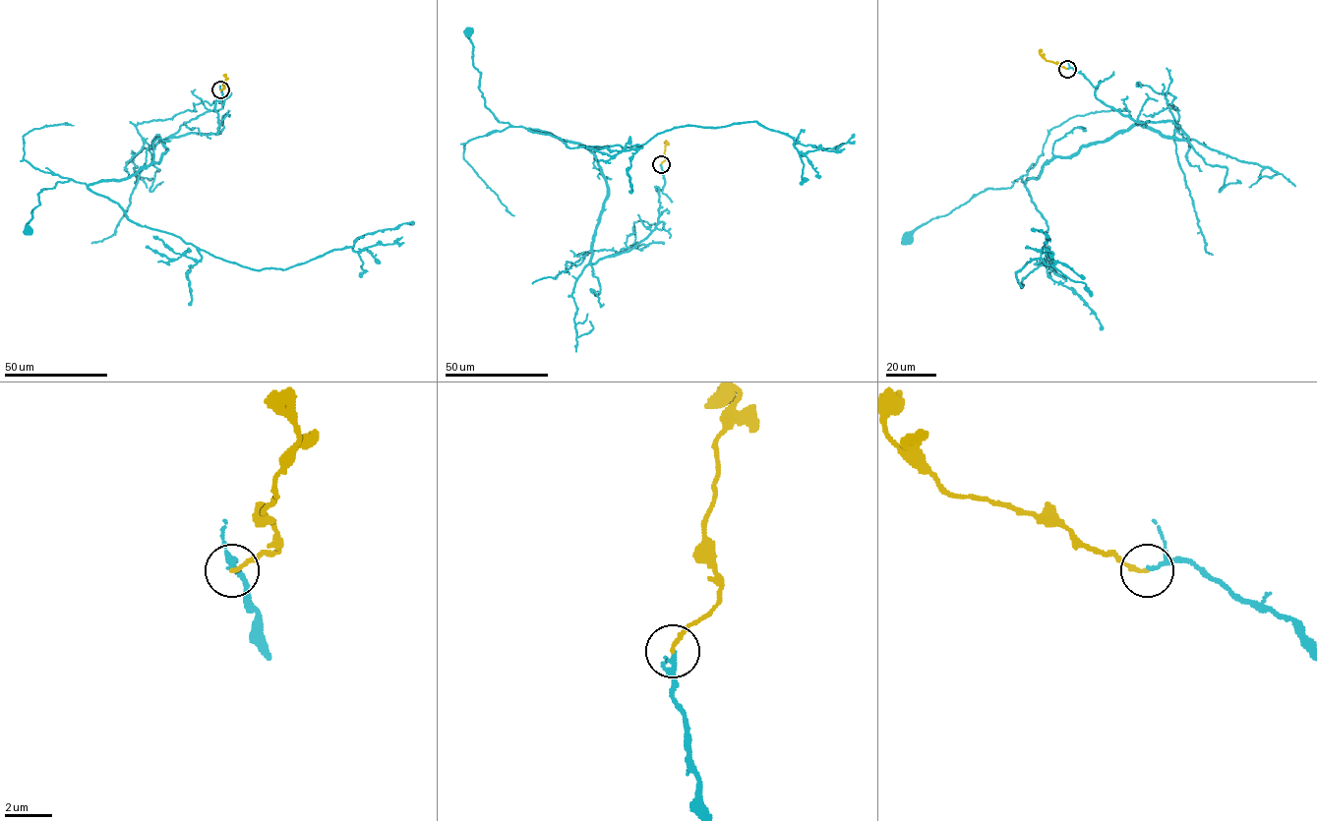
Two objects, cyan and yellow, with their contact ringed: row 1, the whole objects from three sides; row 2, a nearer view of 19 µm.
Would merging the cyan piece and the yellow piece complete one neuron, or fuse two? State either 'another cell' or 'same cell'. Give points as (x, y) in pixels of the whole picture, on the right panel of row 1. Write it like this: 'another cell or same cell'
another cell

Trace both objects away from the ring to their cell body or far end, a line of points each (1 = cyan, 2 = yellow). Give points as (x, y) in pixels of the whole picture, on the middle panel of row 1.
1: (661, 163), (656, 227), (592, 263), (607, 193), (596, 157), (499, 121), (479, 88), (467, 30)
2: (661, 163), (665, 159), (667, 142), (664, 143)

